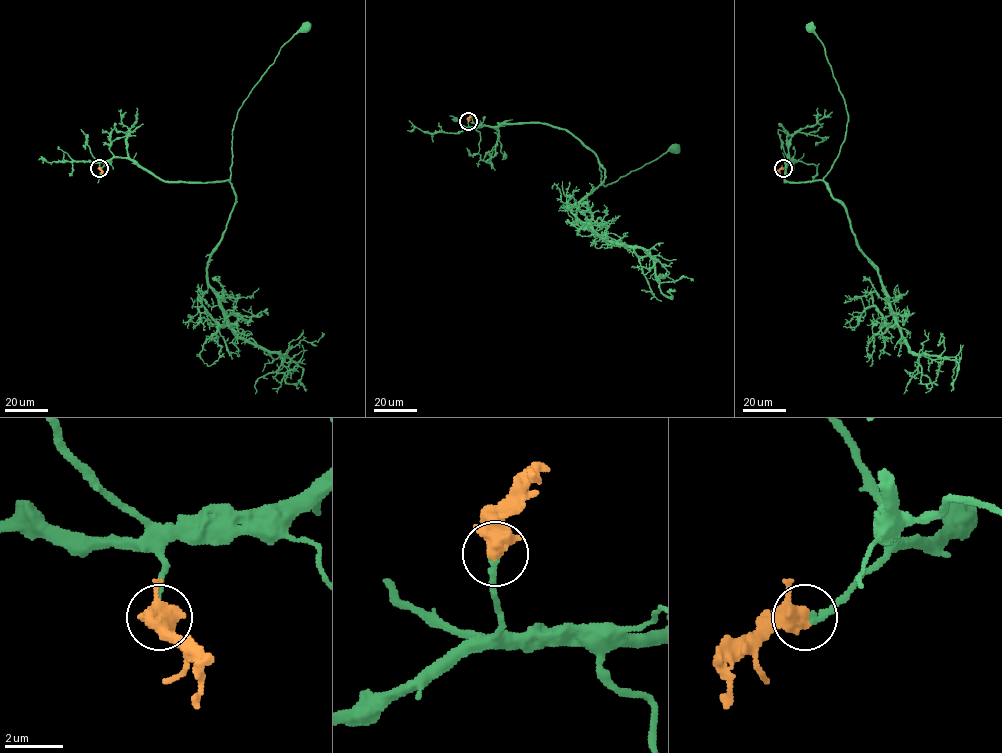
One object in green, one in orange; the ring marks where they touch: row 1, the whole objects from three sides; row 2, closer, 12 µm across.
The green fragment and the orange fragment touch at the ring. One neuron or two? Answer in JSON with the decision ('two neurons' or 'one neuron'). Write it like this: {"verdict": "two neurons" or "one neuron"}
{"verdict": "one neuron"}

